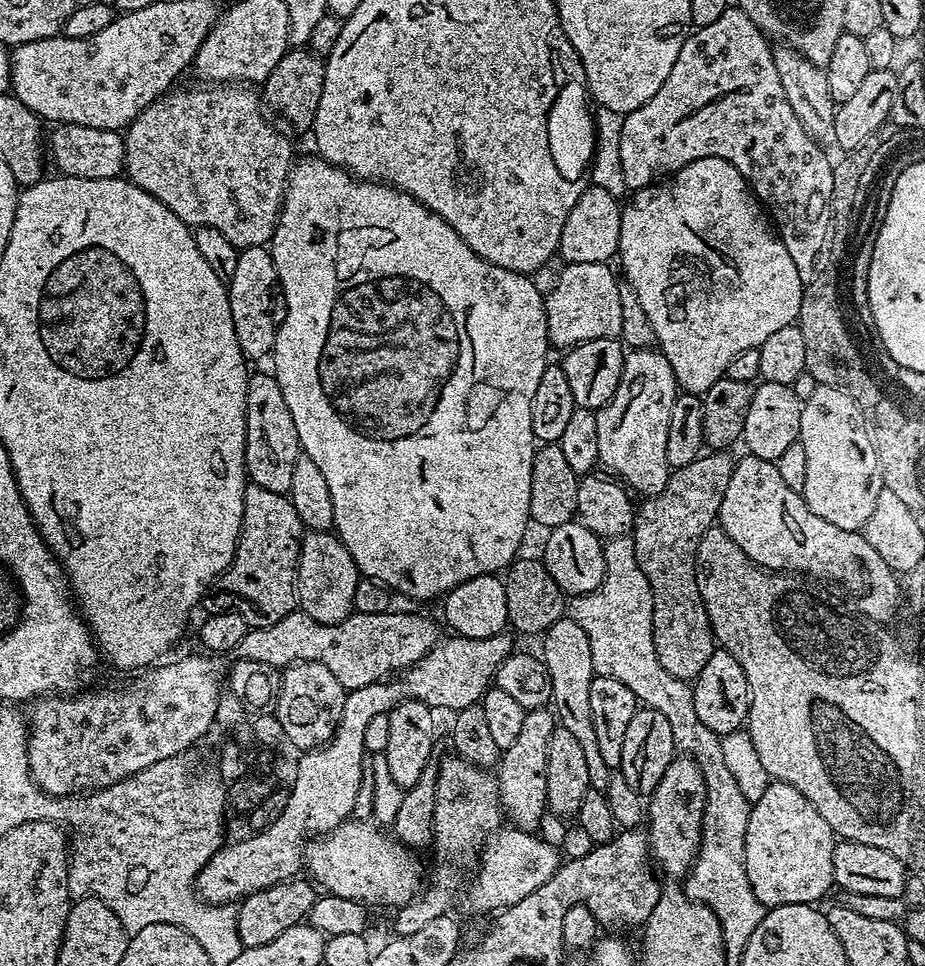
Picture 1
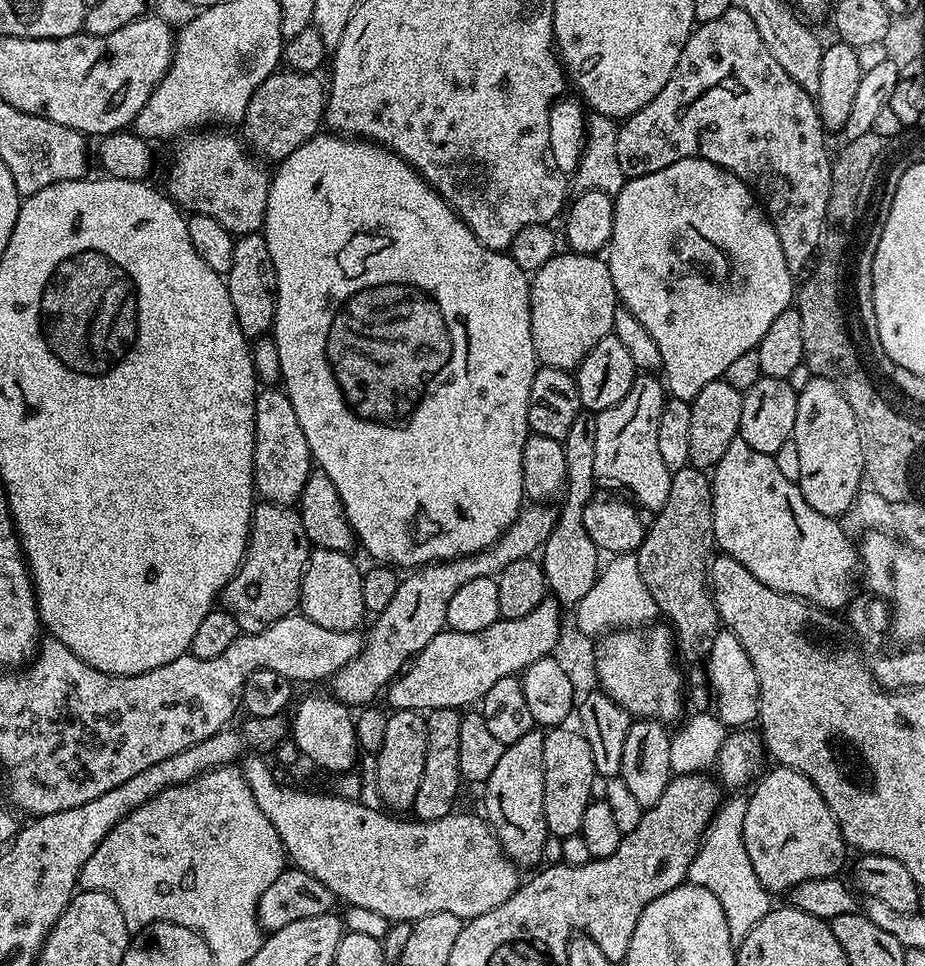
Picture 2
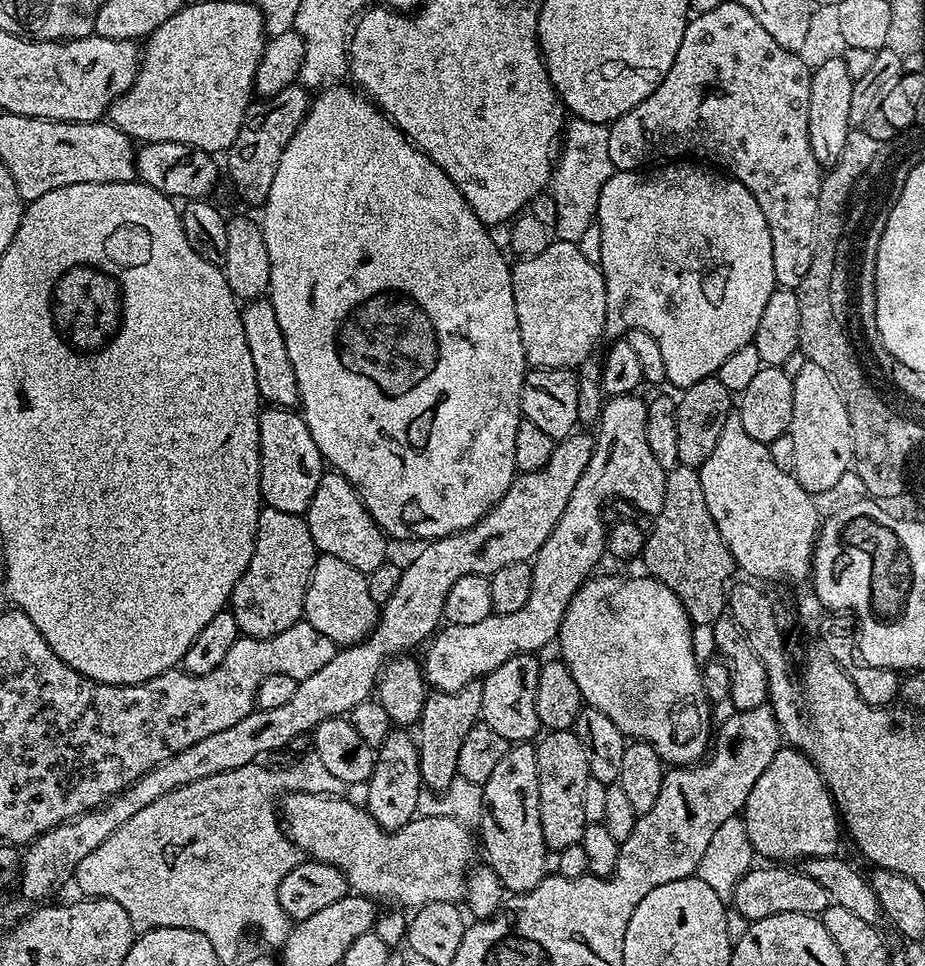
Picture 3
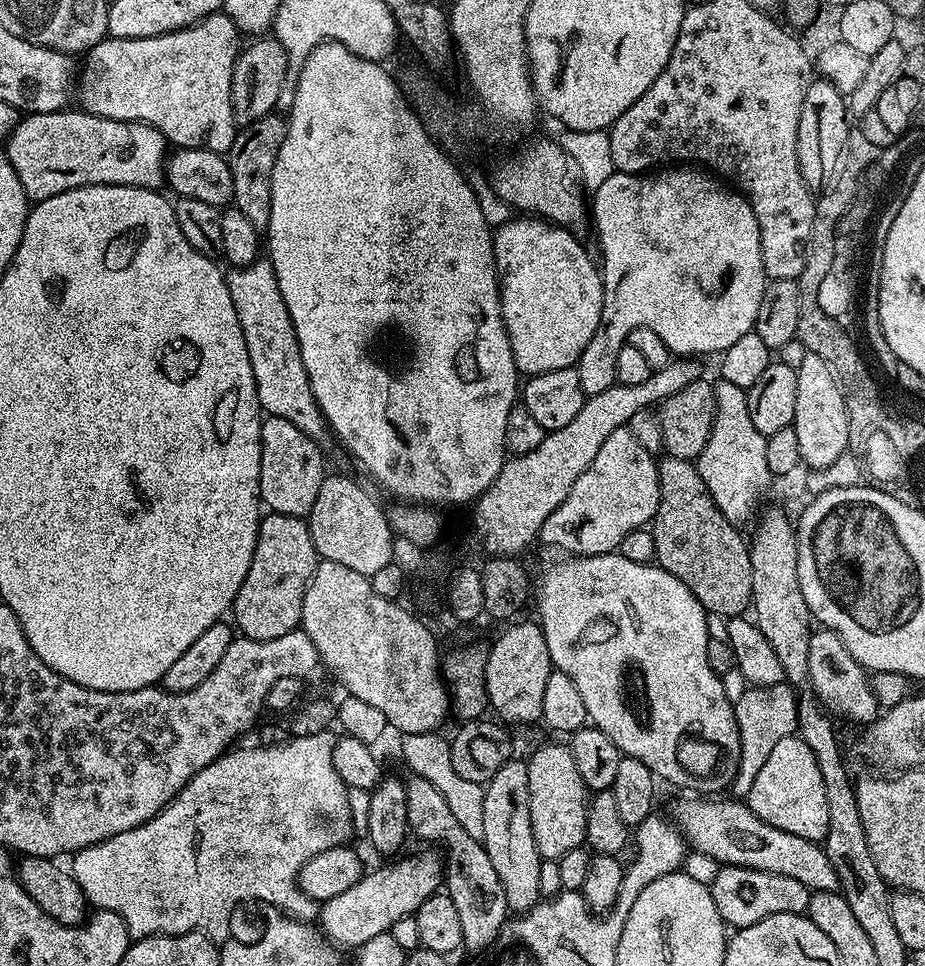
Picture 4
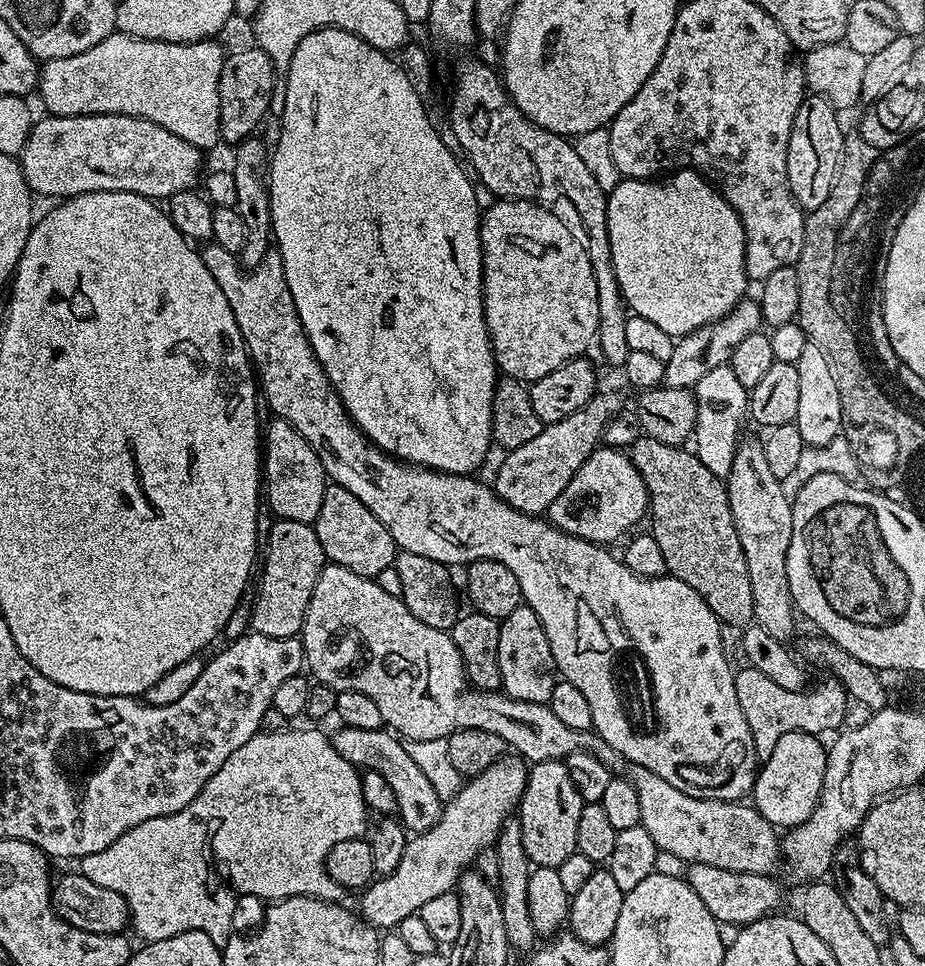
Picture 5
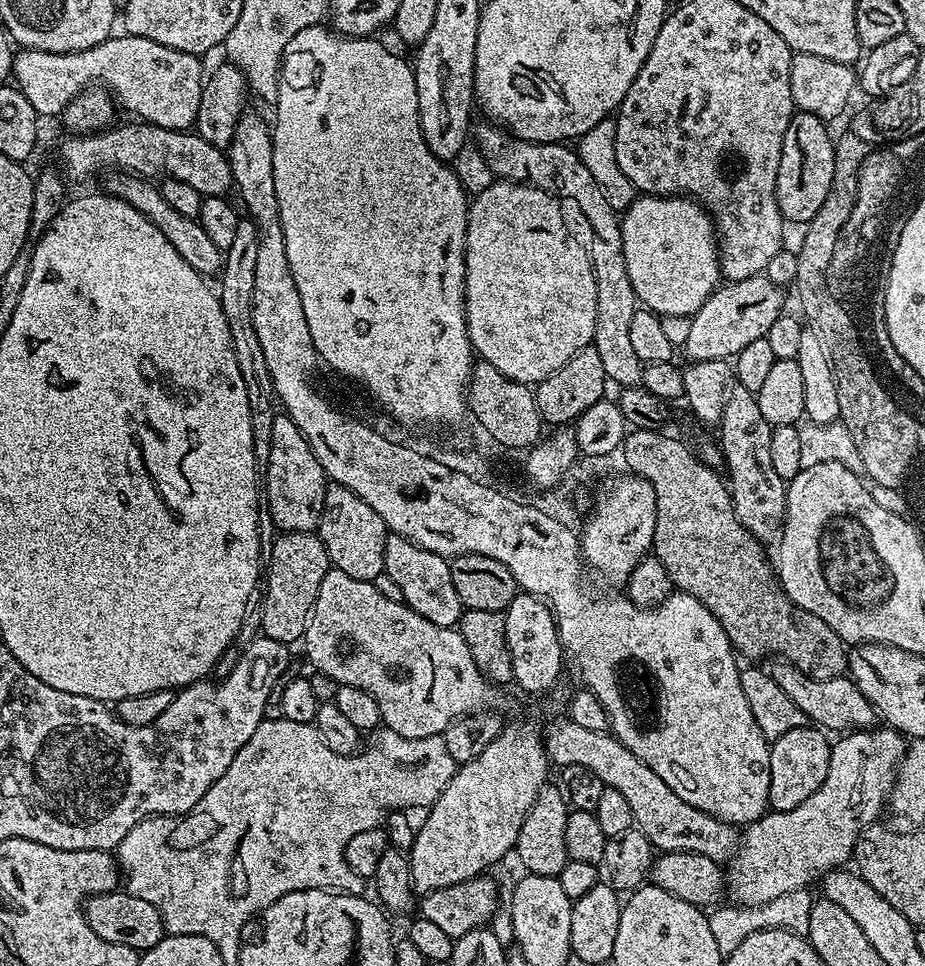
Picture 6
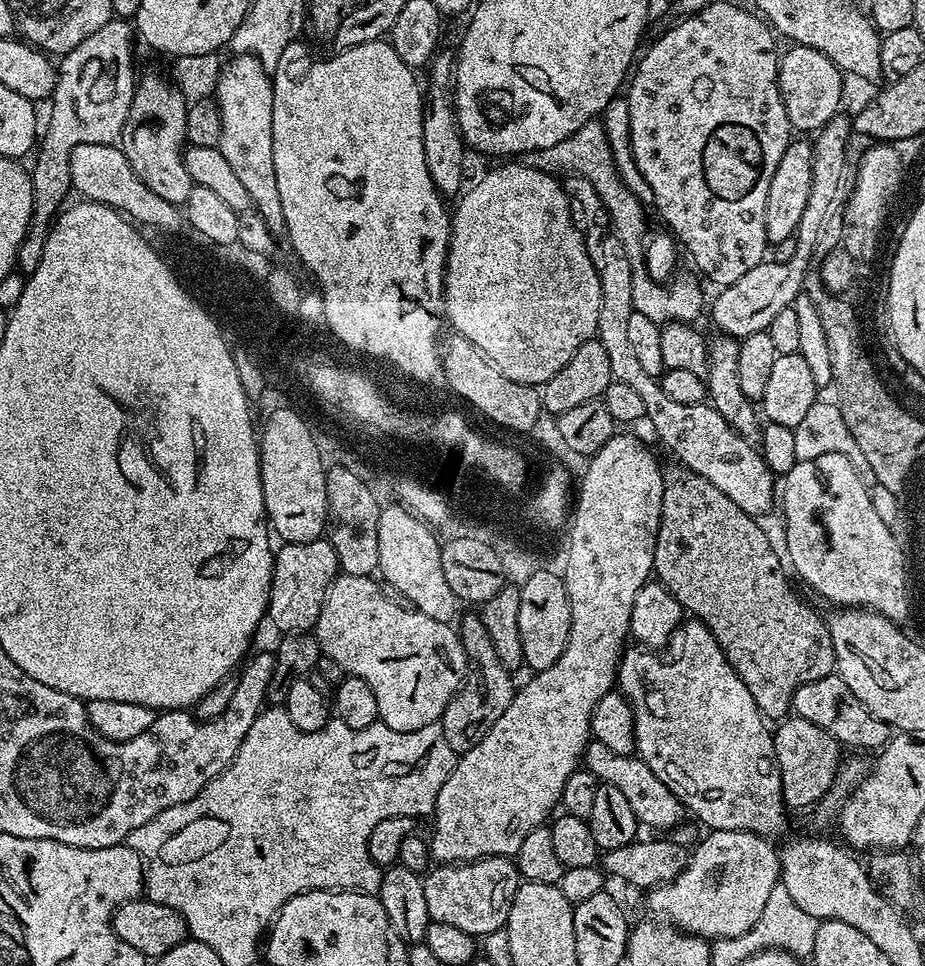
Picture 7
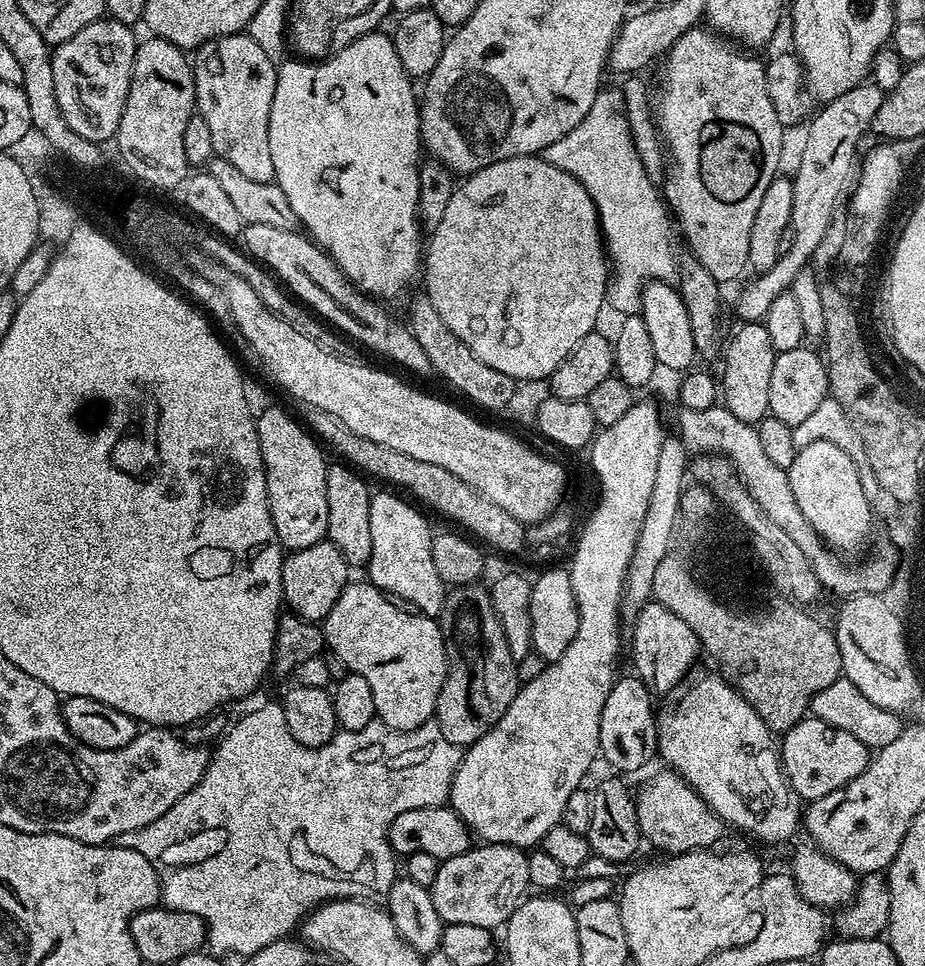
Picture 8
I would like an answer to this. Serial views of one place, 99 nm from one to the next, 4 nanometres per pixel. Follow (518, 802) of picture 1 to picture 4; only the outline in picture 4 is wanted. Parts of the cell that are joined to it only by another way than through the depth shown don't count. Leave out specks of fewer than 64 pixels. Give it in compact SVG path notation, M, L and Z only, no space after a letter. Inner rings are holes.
M523 759L508 760L485 787L482 843L502 882L509 909L516 914L529 912L542 899L539 886L541 859L538 846L534 846L534 830L530 830L530 778L527 763Z

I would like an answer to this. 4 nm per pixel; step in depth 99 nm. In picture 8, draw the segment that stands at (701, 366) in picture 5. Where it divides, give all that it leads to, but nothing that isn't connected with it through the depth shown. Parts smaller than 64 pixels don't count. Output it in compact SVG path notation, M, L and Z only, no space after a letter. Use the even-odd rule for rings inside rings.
M865 82L854 90L827 101L821 107L824 109L818 114L816 112L807 121L808 133L805 134L804 145L800 148L796 176L791 177L794 186L794 210L790 231L794 234L794 243L786 254L778 258L774 266L770 266L770 270L753 275L753 280L741 290L740 297L736 300L736 312L741 316L741 321L763 321L764 315L774 303L774 298L789 291L794 278L798 278L800 271L811 263L830 222L847 205L856 189L858 142L871 129L874 114L878 114L878 106L882 106L885 95L875 82Z

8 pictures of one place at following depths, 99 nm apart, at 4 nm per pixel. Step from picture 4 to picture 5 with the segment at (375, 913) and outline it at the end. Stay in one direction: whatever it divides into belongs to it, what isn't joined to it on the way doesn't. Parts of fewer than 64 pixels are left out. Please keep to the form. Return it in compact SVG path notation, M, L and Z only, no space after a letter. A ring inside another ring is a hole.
M506 754L498 762L494 762L485 772L471 777L467 782L461 783L458 794L454 799L447 801L444 812L438 818L434 827L420 830L409 839L402 862L398 862L398 870L390 876L381 876L373 879L367 888L363 889L358 912L377 930L395 929L402 918L414 916L419 913L430 898L438 898L438 894L453 891L460 880L460 876L469 866L475 865L476 855L484 848L495 845L500 836L502 826L519 809L520 799L528 781L528 768L525 761L516 754Z

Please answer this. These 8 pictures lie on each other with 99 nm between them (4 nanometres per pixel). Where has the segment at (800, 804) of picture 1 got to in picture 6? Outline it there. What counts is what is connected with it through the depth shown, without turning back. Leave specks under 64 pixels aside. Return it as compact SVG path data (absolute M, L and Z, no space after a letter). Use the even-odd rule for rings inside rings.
M805 726L790 730L782 734L782 738L771 741L770 790L768 791L771 811L794 810L794 806L806 802L806 798L810 798L810 794L814 794L814 790L822 786L826 778L826 770L830 770L832 753L832 744L827 738L829 739L819 727Z

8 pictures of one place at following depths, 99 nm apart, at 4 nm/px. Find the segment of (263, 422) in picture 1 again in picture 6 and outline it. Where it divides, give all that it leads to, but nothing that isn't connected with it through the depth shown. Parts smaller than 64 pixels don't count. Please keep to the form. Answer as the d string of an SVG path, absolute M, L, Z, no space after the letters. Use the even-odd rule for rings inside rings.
M278 414L273 420L269 468L266 484L262 489L266 497L267 519L269 516L280 527L281 533L316 532L320 527L322 502L329 483L302 430L298 430L298 426L294 426L294 422L286 414Z

